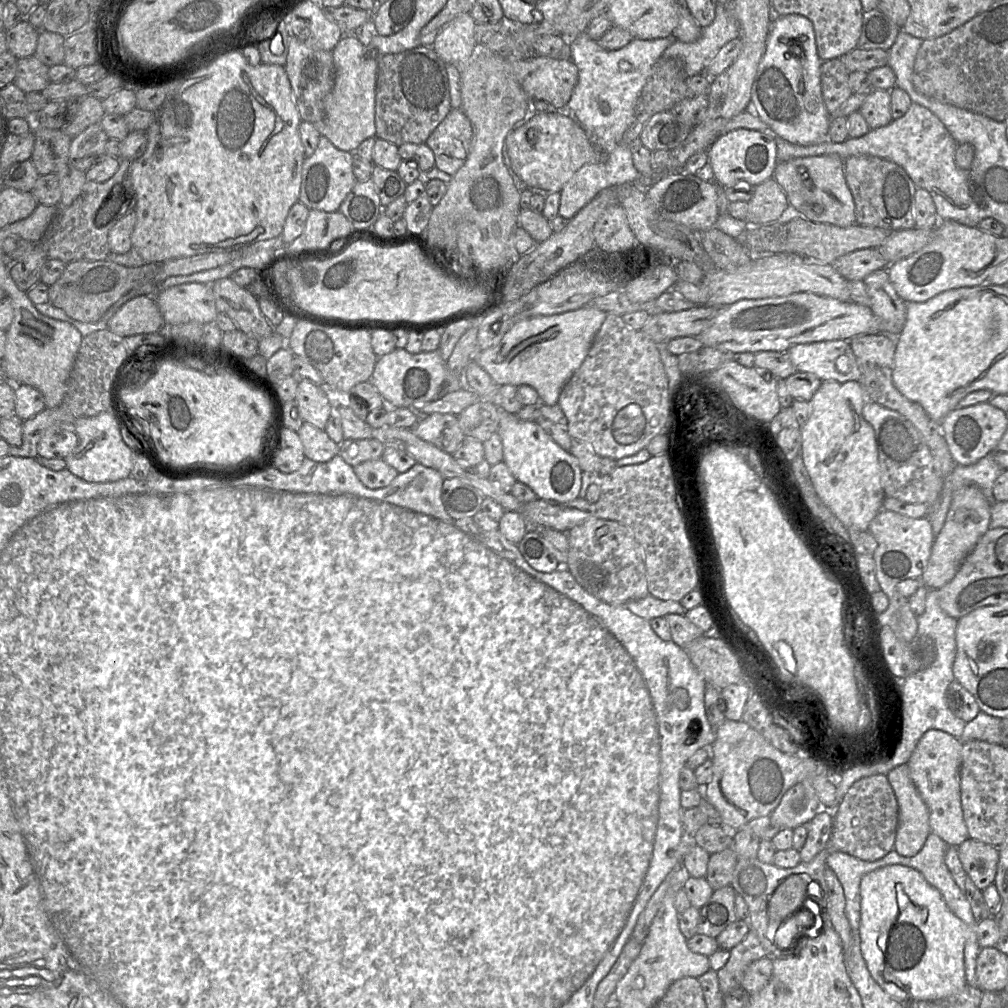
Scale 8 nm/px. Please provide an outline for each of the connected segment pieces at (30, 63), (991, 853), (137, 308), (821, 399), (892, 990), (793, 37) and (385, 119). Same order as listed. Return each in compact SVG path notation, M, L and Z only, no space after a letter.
M34 55L19 58L13 83L24 93L41 92L50 83L48 71L49 67Z
M968 838L957 847L959 859L967 875L979 890L994 883L998 861L998 847Z
M141 295L126 302L109 320L107 329L121 337L165 330L153 296Z
M822 381L811 399L811 415L801 427L800 454L818 496L844 526L861 531L868 531L870 522L882 509L882 502L886 497L881 485L875 431L862 415L867 401L860 381Z
M887 865L865 874L860 882L860 948L875 982L900 1003L943 1000L967 985L964 948L968 926L947 906L941 893L917 870L903 865Z
M788 14L775 16L766 41L766 49L759 63L752 85L751 101L756 115L786 141L809 146L828 140L831 115L828 113L821 88L821 58L818 56L813 23L805 16Z
M420 45L397 54L377 57L375 137L396 146L425 143L451 111L446 64L432 46Z

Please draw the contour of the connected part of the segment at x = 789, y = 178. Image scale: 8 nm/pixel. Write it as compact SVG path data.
M837 154L794 158L777 162L773 179L780 185L795 210L815 223L839 227L857 224L855 203L844 174L844 160Z

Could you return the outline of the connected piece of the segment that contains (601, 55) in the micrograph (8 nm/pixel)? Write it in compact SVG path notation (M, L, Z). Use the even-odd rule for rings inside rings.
M586 32L568 40L571 61L578 69L578 82L567 106L587 133L593 150L600 153L600 163L585 164L564 185L560 191L559 216L570 221L602 190L641 180L633 165L630 147L623 141L623 135L636 118L637 102L647 79L673 40L671 36L651 40L634 38L623 48L613 51L601 48Z

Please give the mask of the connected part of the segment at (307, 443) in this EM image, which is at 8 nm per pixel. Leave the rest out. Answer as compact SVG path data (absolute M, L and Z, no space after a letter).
M303 423L297 431L305 458L315 462L327 462L338 455L339 446L325 433L309 423Z

